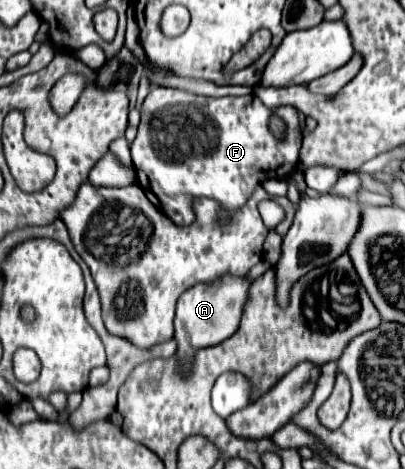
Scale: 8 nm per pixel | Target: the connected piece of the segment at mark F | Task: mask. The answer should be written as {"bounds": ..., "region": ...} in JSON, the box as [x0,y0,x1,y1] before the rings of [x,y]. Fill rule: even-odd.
{"bounds":[132,85,302,225],"region":[[[156,85],[156,87],[152,87],[152,91],[148,93],[148,97],[146,97],[146,101],[144,101],[140,113],[142,113],[142,121],[140,121],[140,127],[138,127],[138,135],[136,135],[134,143],[132,143],[132,161],[134,161],[138,185],[144,189],[146,197],[150,199],[150,203],[152,203],[156,209],[160,209],[168,219],[172,219],[176,225],[190,225],[190,223],[196,221],[196,213],[194,213],[192,203],[194,203],[194,199],[198,199],[198,197],[216,199],[216,201],[222,203],[222,207],[224,207],[226,213],[232,213],[234,209],[242,207],[242,205],[248,201],[248,197],[252,195],[252,191],[254,191],[254,187],[256,187],[258,183],[262,183],[264,179],[288,179],[288,177],[296,171],[296,167],[298,167],[298,151],[300,151],[300,147],[302,147],[302,129],[300,129],[300,115],[298,115],[298,109],[294,109],[294,107],[290,107],[290,105],[284,105],[284,107],[276,107],[276,109],[274,109],[274,113],[276,113],[278,117],[282,117],[282,119],[288,123],[288,135],[286,135],[284,141],[274,139],[274,135],[270,133],[270,129],[268,129],[268,119],[270,119],[270,115],[272,115],[272,109],[266,107],[256,95],[246,95],[246,97],[218,97],[218,99],[216,99],[216,97],[204,97],[204,95],[194,95],[194,93],[180,91],[180,89],[170,89],[170,87],[160,87],[160,85]]]}

